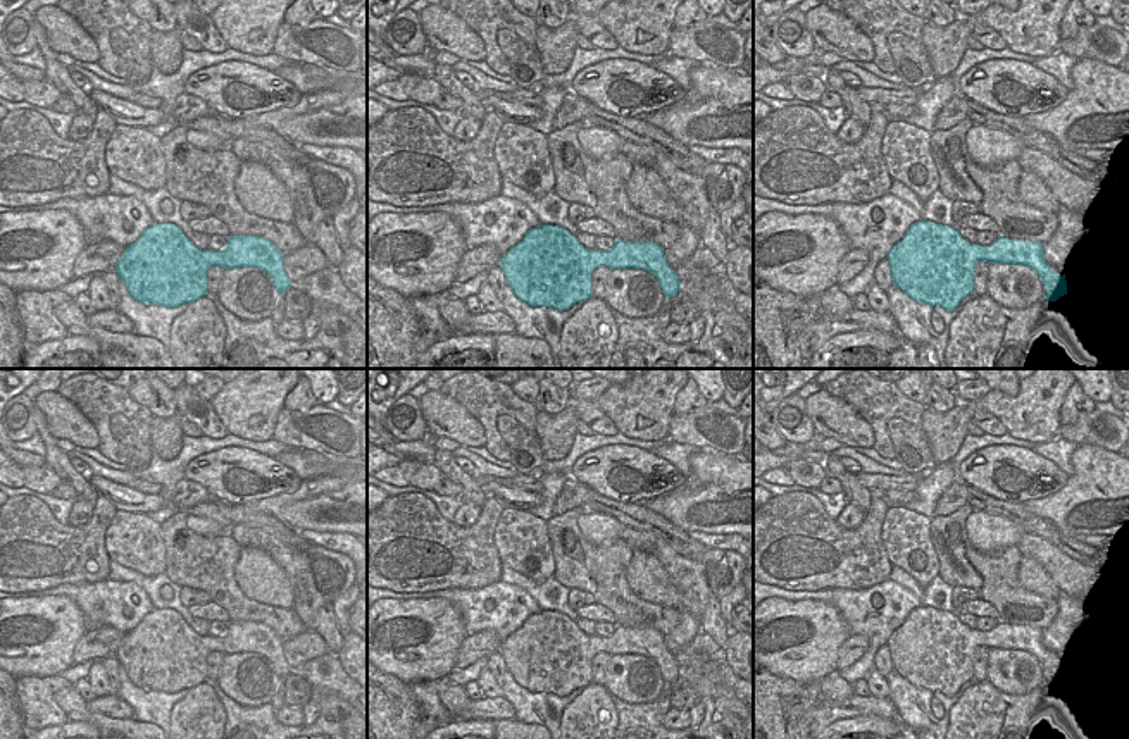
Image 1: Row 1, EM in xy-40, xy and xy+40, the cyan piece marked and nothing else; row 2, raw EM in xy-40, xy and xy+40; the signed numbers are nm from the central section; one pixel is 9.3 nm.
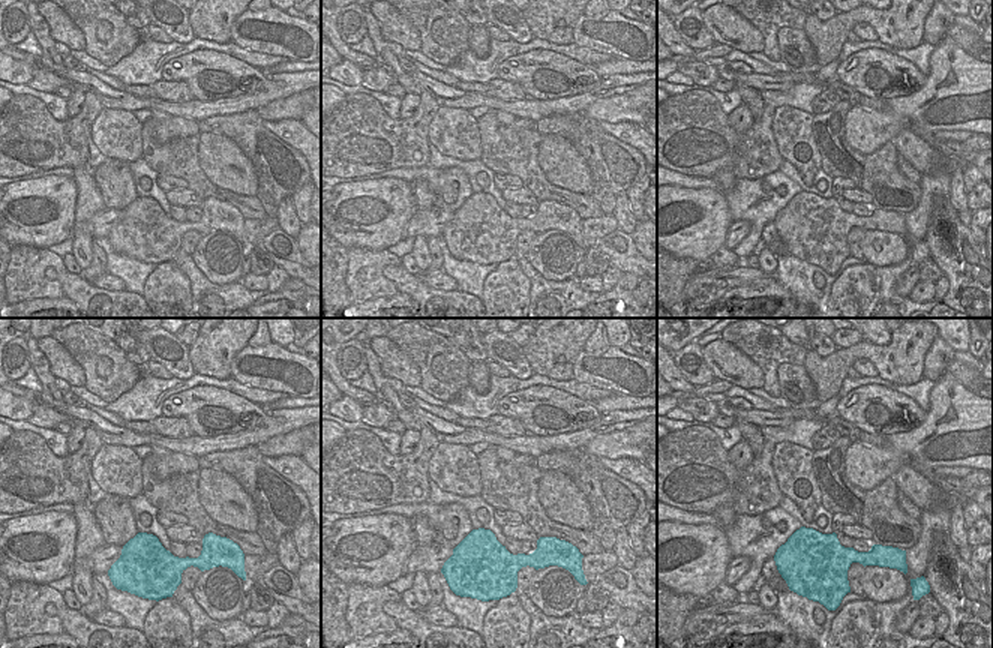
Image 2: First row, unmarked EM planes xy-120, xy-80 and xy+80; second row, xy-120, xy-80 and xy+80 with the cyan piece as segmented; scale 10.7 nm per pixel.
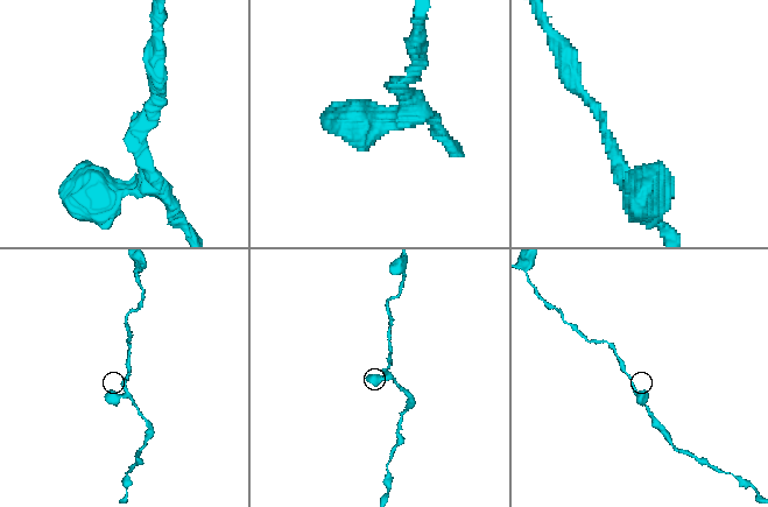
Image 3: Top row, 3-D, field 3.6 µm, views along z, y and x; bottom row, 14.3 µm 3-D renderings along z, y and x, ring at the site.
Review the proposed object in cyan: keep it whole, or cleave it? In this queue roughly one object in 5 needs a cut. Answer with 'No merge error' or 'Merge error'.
No merge error

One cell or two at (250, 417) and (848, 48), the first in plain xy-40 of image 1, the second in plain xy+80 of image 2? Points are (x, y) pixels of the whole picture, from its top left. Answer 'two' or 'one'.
two

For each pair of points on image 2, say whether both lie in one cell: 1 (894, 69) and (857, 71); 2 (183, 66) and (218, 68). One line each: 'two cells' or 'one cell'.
1: one cell
2: one cell

